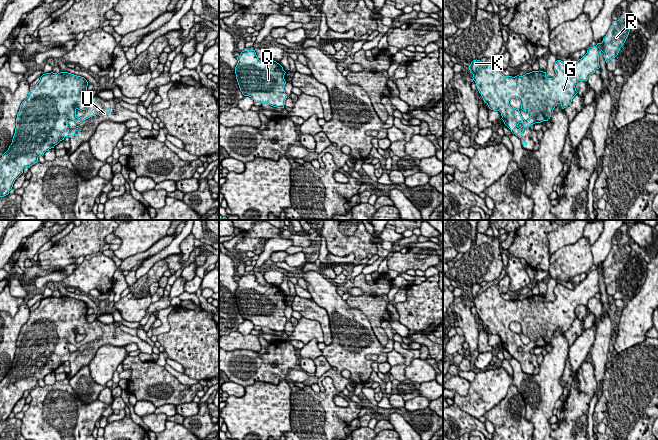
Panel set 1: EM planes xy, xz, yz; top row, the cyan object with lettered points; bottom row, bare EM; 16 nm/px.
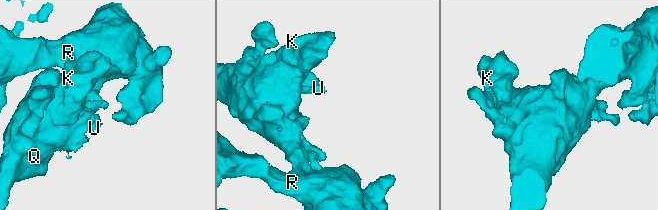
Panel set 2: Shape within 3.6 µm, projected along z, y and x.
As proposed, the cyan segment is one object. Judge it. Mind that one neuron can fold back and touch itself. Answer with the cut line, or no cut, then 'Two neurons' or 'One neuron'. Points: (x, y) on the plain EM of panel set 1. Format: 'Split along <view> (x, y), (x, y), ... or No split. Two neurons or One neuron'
No split. One neuron

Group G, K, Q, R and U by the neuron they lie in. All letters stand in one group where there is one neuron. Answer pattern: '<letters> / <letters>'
G K Q R U

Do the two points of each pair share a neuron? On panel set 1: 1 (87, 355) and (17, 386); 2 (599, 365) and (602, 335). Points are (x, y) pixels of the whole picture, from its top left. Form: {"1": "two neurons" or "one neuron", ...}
{"1": "one neuron", "2": "one neuron"}

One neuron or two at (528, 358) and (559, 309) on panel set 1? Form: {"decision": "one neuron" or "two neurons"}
{"decision": "one neuron"}

